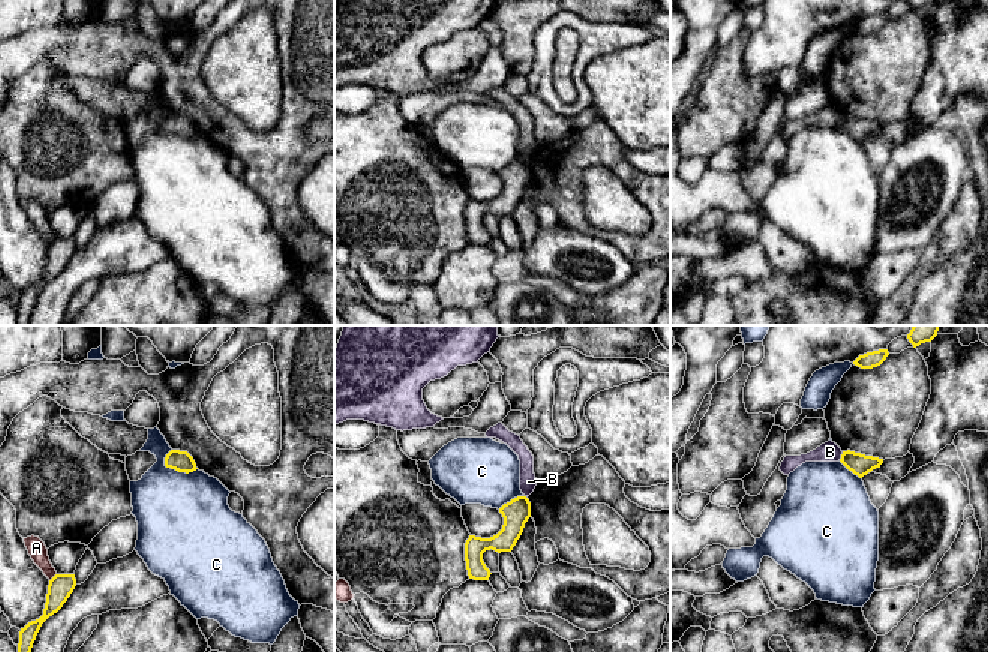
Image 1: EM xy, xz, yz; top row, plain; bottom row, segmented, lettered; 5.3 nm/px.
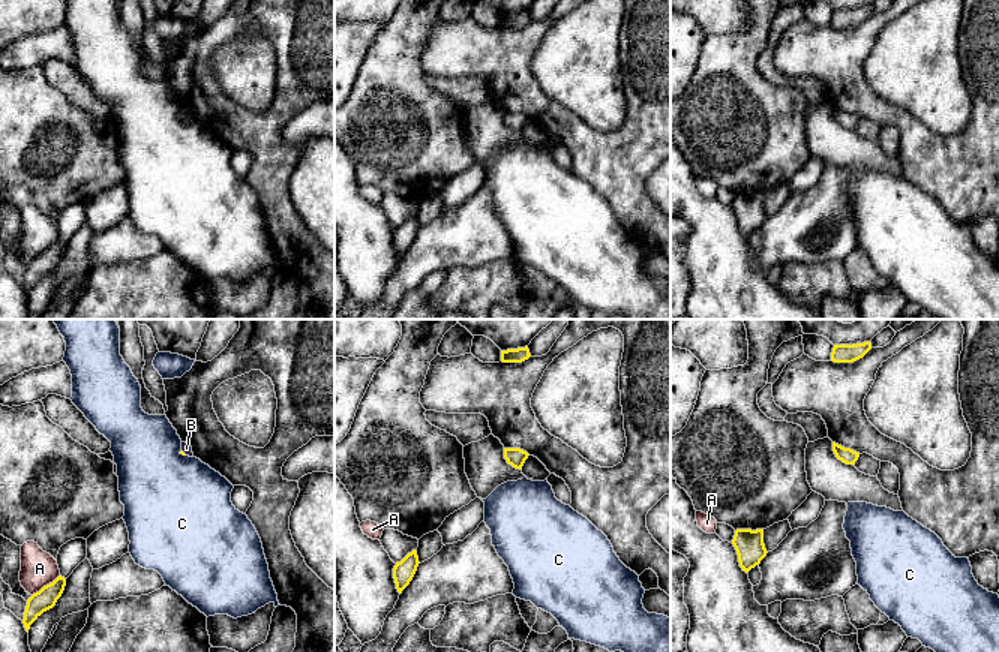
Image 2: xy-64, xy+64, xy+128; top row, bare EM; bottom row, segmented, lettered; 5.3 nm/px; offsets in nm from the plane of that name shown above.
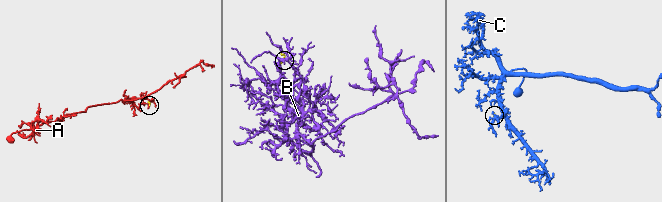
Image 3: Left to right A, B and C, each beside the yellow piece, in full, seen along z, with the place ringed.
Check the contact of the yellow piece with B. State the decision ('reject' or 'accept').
reject

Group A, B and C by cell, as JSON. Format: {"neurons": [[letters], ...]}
{"neurons": [["A"], ["B"], ["C"]]}

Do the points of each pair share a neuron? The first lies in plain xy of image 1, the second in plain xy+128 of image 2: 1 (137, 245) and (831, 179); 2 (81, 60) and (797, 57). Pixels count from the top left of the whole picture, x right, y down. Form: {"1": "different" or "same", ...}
{"1": "same", "2": "same"}

